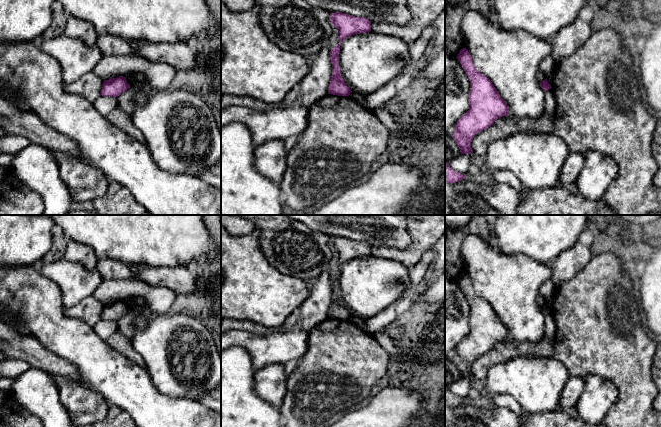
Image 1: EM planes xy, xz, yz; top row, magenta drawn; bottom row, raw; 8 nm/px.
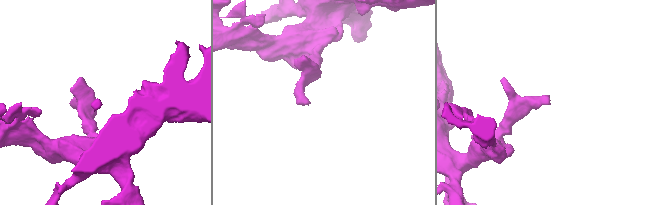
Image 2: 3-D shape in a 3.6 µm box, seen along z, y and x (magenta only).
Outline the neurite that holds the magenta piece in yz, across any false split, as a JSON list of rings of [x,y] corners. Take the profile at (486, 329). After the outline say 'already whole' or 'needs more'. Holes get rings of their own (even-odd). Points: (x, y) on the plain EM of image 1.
[[[466,272],[461,273],[456,282],[470,305],[470,331],[456,347],[452,362],[461,378],[469,379],[473,375],[471,371],[473,361],[490,351],[496,343],[509,339],[509,330],[490,303],[475,292]]]; already whole

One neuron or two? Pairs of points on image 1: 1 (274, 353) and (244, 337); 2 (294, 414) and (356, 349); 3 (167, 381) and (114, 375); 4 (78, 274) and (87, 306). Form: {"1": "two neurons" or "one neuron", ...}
{"1": "one neuron", "2": "one neuron", "3": "two neurons", "4": "two neurons"}

